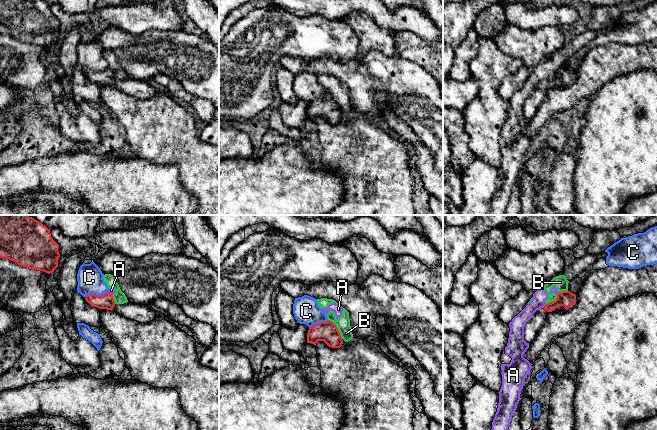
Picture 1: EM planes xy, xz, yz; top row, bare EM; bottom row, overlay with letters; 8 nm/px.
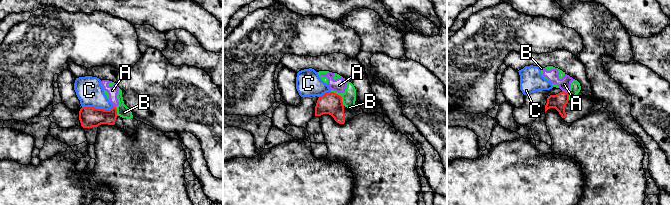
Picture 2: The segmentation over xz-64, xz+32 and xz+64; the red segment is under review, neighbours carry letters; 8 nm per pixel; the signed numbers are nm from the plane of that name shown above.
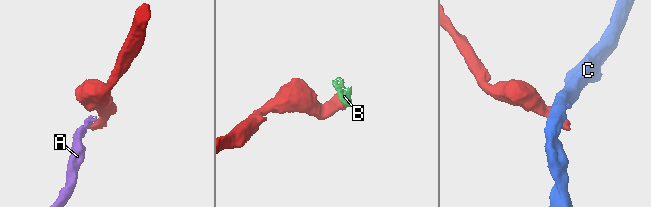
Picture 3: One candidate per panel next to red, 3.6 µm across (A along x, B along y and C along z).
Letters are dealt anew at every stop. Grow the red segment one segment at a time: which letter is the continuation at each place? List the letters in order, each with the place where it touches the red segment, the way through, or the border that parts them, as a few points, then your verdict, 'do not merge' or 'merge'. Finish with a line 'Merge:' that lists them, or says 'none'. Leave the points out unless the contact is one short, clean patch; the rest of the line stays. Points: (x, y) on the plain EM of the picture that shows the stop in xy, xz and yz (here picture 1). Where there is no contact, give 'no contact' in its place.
A: meets red in yz at (545, 81); border along yz (546, 80), (542, 83); do not merge
B: meets red in xz at (337, 104); border along xz (328, 95), (335, 101), (342, 114); do not merge
C: meets red in xy at (95, 70); do not merge
Merge: none

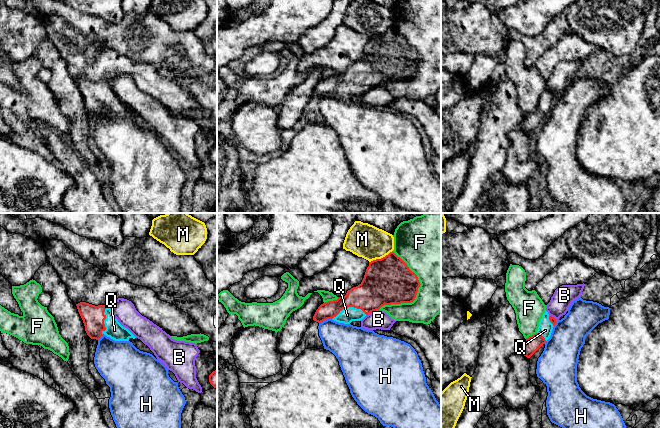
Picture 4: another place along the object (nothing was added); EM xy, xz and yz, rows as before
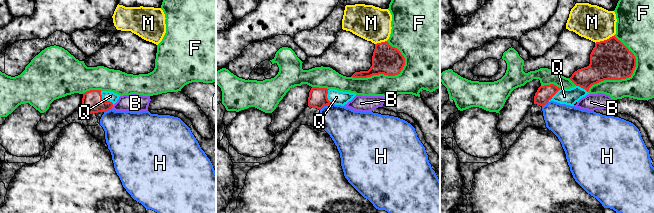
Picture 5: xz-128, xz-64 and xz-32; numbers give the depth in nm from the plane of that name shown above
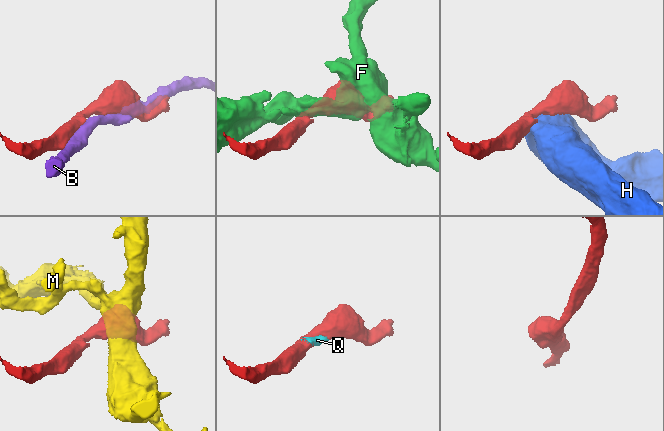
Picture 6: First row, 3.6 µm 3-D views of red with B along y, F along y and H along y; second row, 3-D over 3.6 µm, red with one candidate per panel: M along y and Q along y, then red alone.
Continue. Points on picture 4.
B: meets red in xz at (372, 87); do not merge
F: meets red in xz at (416, 69); do not merge
H: meets red in xz at (325, 95); border along xz (331, 94), (327, 94), (319, 99); do not merge
M: meets red in xz at (381, 34); border along xz (392, 26), (384, 32), (369, 38); do not merge
Q: meets red in xz at (349, 82); merge
Merge: Q

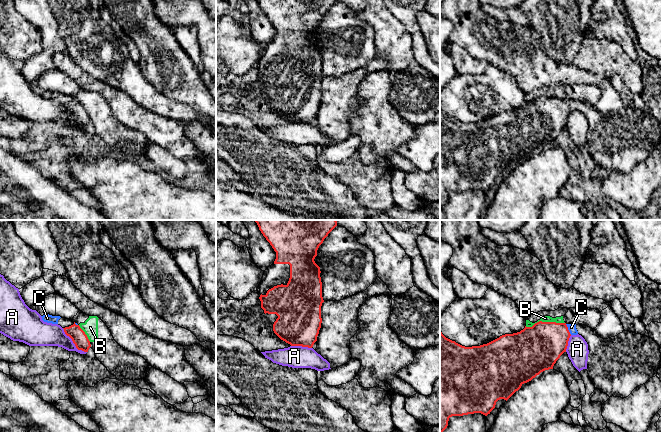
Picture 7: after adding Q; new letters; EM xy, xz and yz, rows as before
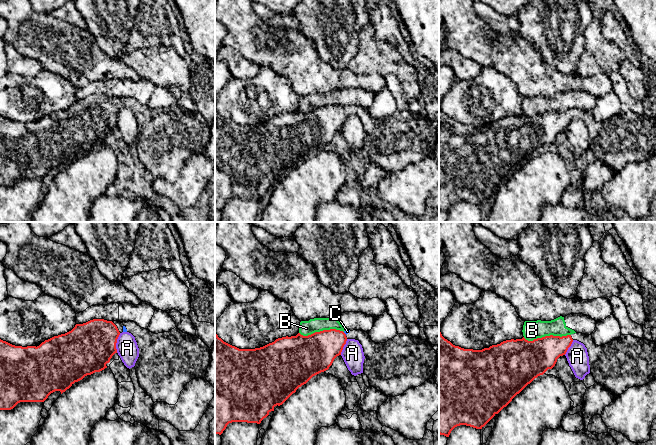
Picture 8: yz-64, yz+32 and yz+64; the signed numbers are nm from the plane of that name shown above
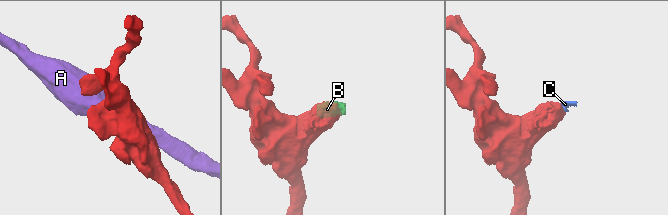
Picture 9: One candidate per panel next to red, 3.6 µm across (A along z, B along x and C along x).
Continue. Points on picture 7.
A: meets red in xy at (73, 118); border along xy (62, 104), (74, 121), (86, 128); do not merge
B: meets red in yz at (544, 98); do not merge
C: meets red in yz at (567, 105); merge
Merge: C

